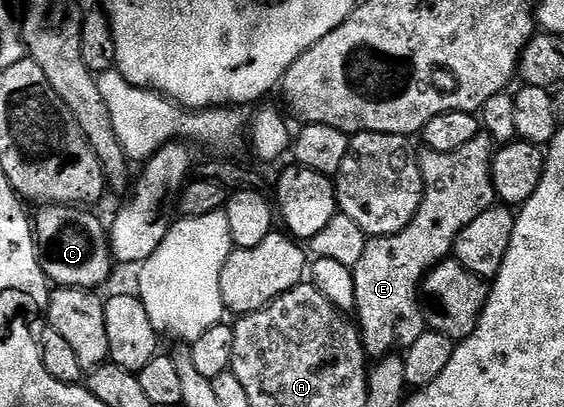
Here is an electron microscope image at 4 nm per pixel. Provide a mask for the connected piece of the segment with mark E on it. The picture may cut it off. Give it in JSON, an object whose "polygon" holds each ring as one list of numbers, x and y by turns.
{"polygon":[[479,134,476,138,472,138,472,142,468,142,468,146,460,146,460,150,452,150,451,152,423,151,423,156,420,156,420,167,422,170,424,191,417,214,414,215,408,227,397,232,395,236,375,236,367,239,366,245,364,246,364,254,360,254,360,262,356,262,356,266,352,270,354,274,354,308,356,309,356,313,358,312,359,321,357,320,357,323,360,325,360,335,363,341,370,343,371,340,374,344,390,344,393,340,402,339,403,342,406,342,411,339,412,333,415,331,413,328,417,324,420,324,420,289,426,275,437,264,441,264,443,260,447,259,453,253,454,239,458,237,460,230,464,230,464,226,468,226,468,222,473,222,475,218,480,218,480,214,484,214,484,210,488,210,495,203,494,182,490,178,490,165,493,161,495,151,496,145,494,141,485,134]]}

